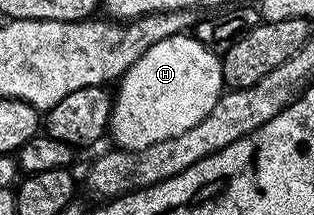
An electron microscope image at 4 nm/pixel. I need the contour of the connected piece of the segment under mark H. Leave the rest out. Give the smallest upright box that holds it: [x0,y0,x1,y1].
[109,33,224,151]

